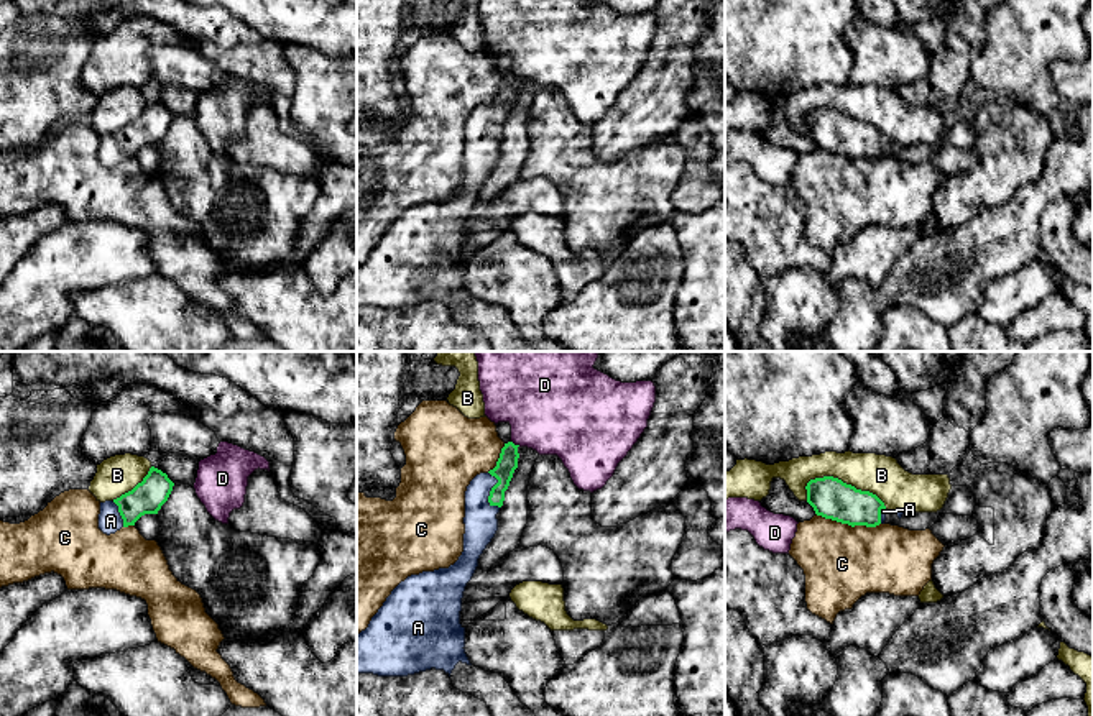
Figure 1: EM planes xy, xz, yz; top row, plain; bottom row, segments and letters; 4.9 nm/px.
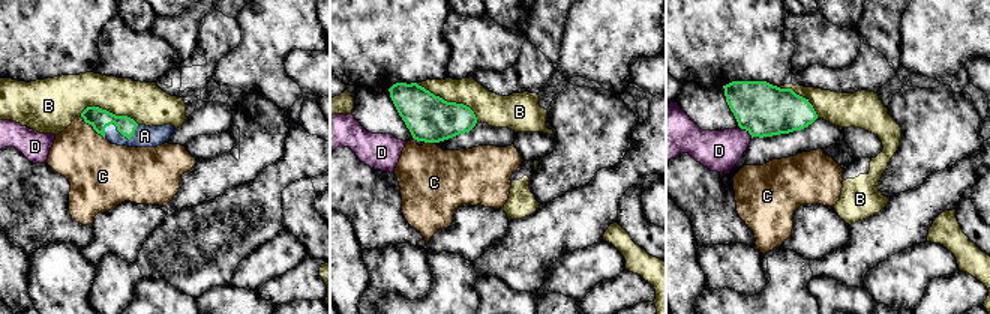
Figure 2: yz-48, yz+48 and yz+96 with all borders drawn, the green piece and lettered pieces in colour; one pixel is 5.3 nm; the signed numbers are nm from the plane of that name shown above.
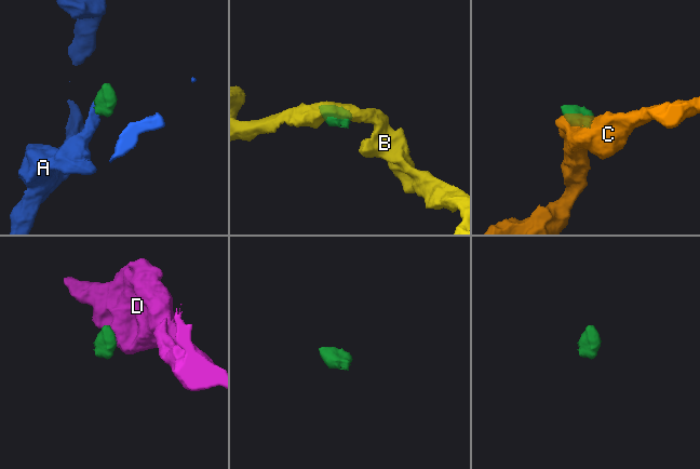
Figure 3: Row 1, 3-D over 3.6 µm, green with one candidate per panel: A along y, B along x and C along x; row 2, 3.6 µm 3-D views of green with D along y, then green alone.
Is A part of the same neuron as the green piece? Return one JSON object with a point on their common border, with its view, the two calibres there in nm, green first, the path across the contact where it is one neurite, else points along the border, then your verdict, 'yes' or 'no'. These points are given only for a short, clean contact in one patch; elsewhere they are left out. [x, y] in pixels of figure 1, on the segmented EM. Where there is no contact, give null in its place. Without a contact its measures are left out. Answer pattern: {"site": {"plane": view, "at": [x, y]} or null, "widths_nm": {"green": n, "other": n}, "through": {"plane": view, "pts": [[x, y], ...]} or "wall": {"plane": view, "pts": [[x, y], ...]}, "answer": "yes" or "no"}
{"site": {"plane": "xz", "at": [490, 493]}, "widths_nm": {"green": 100, "other": 160}, "through": {"plane": "xz", "pts": [[507, 463], [490, 493], [482, 503], [480, 521]]}, "answer": "yes"}

